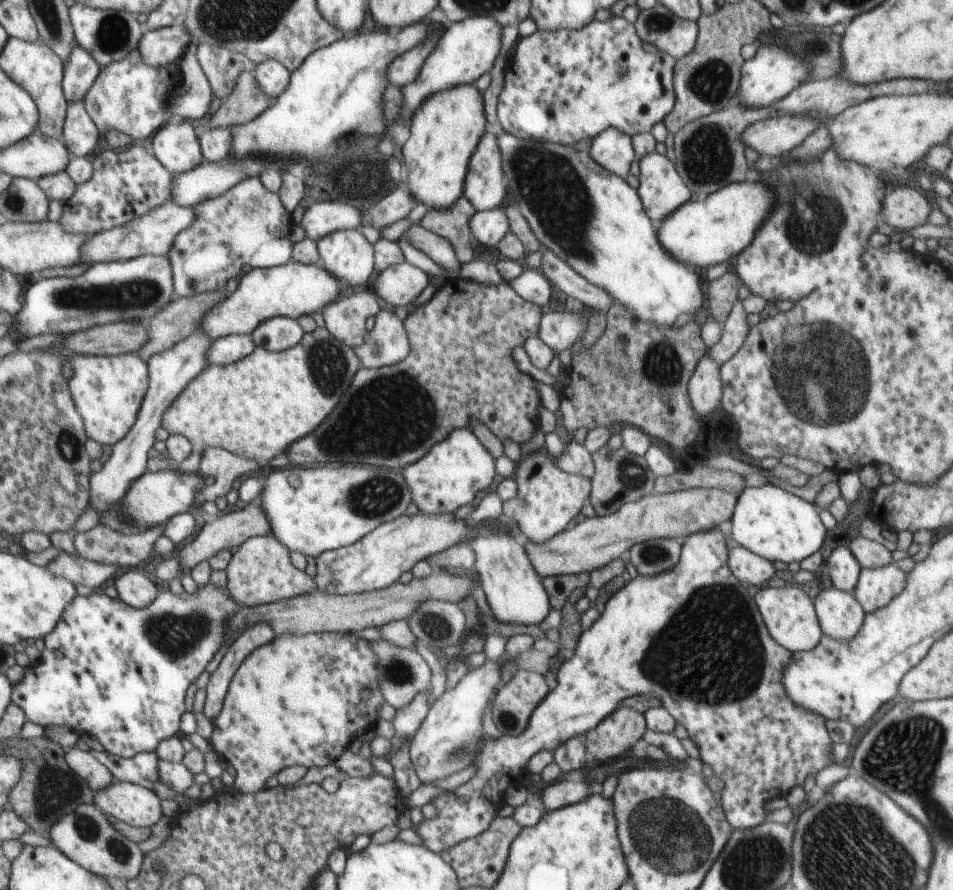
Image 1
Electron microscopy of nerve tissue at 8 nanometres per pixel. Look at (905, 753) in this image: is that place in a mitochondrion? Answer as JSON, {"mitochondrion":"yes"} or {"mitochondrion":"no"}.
{"mitochondrion":"yes"}

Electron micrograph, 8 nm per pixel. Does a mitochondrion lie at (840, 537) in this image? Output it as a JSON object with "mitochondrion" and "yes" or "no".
{"mitochondrion":"no"}

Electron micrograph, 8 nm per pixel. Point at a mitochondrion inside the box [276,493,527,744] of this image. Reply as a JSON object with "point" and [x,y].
{"point":[399,671]}

